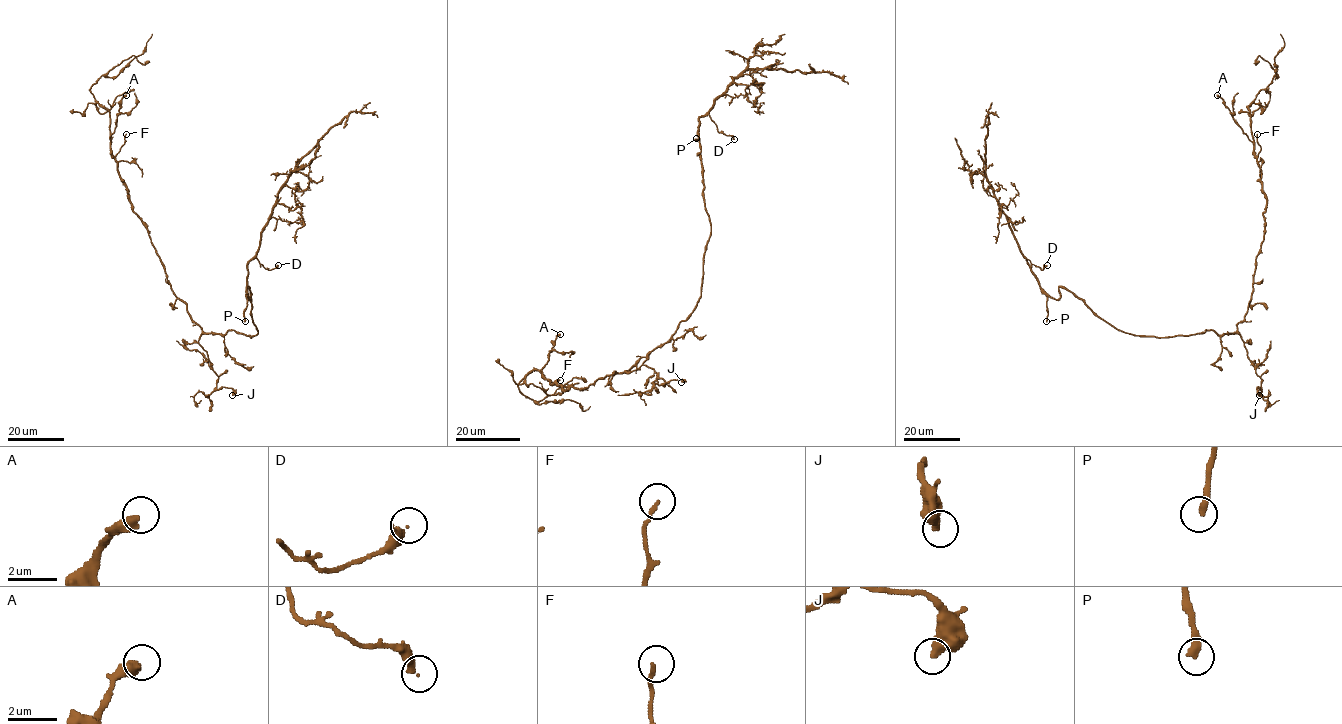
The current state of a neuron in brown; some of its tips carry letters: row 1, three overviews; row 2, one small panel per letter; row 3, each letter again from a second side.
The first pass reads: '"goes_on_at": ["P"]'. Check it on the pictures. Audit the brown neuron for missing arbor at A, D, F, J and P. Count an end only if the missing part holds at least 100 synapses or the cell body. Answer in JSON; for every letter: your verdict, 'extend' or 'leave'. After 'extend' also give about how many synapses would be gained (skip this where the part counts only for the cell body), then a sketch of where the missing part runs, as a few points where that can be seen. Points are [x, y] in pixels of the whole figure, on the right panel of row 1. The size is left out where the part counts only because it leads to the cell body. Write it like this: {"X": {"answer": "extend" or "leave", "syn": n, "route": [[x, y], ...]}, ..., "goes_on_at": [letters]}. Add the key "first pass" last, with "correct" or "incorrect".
{"A": {"answer": "leave"}, "D": {"answer": "leave"}, "F": {"answer": "leave"}, "J": {"answer": "leave"}, "P": {"answer": "extend", "route": [[1046, 321], [1018, 384], [1007, 399]]}, "goes_on_at": ["P"], "first pass": "correct"}

